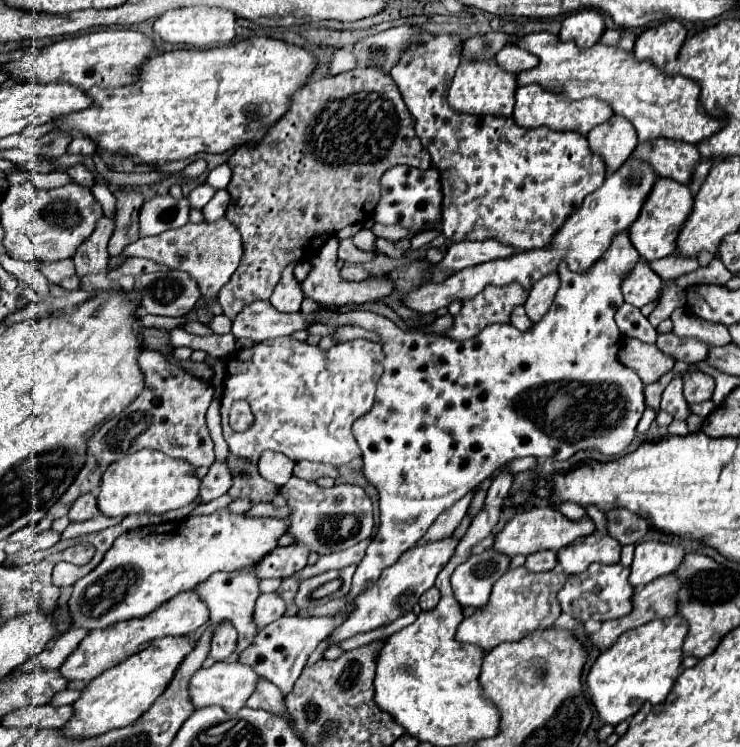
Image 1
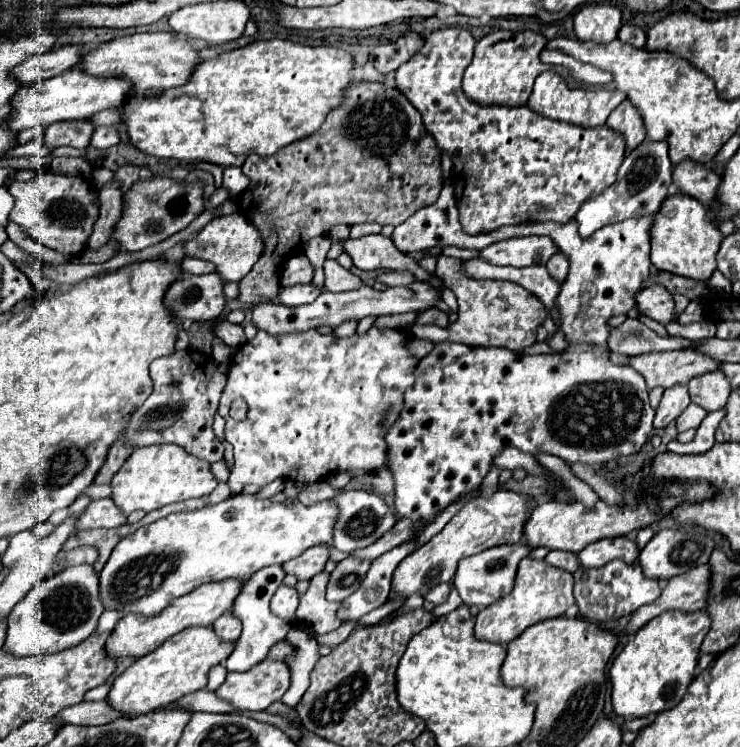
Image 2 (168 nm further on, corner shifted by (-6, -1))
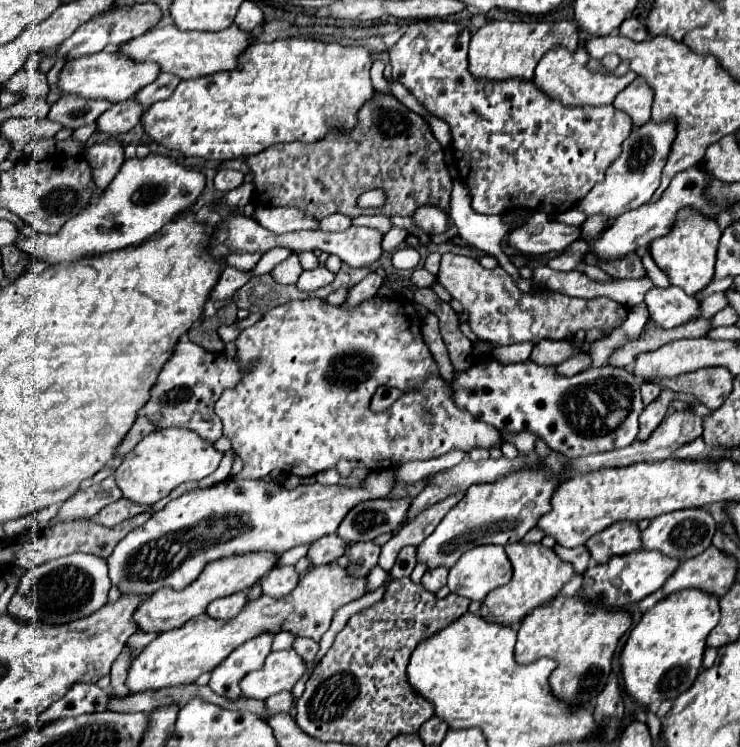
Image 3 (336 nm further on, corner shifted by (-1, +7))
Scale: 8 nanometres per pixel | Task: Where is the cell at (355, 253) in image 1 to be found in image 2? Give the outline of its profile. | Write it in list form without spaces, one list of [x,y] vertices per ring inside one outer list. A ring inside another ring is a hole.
[[[375,222],[357,224],[351,228],[351,238],[359,238],[359,236],[368,234],[379,234],[381,232],[381,229],[382,226]]]

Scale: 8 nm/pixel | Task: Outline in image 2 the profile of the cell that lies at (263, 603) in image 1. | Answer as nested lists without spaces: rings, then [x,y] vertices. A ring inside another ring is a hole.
[[[281,584],[275,592],[275,596],[271,598],[271,612],[277,614],[279,618],[283,618],[285,622],[293,620],[293,612],[297,610],[299,604],[299,594],[293,586],[285,586]]]

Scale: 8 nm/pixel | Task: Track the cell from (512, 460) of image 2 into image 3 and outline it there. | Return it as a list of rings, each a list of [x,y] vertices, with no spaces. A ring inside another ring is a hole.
[[[398,296],[398,298],[390,300],[390,302],[384,302],[380,298],[370,298],[370,300],[362,302],[362,304],[358,304],[350,312],[342,310],[340,306],[330,306],[330,304],[326,304],[324,300],[318,300],[318,298],[294,300],[294,302],[276,306],[276,308],[270,308],[268,312],[262,314],[262,318],[254,326],[244,328],[240,332],[240,336],[234,340],[234,344],[236,344],[238,362],[248,370],[244,370],[242,380],[234,386],[234,390],[224,390],[222,396],[216,402],[216,414],[222,420],[222,426],[224,426],[222,432],[232,442],[232,450],[244,462],[244,468],[238,474],[234,474],[232,480],[258,480],[262,476],[268,476],[272,470],[280,470],[280,472],[286,472],[286,474],[308,478],[308,476],[316,476],[316,474],[320,474],[320,472],[324,472],[328,468],[334,468],[340,460],[356,460],[356,462],[362,462],[368,470],[384,470],[384,468],[394,468],[394,466],[398,466],[402,462],[408,462],[408,460],[438,458],[442,454],[448,454],[450,450],[462,450],[464,454],[468,454],[474,448],[490,450],[492,446],[502,446],[504,440],[502,440],[502,434],[496,428],[492,428],[492,426],[488,426],[484,422],[476,422],[466,410],[456,408],[456,404],[450,398],[450,390],[448,390],[446,382],[438,374],[438,366],[436,366],[436,362],[432,358],[432,352],[428,350],[428,346],[422,340],[420,324],[422,324],[422,318],[414,310],[412,302]],[[382,384],[388,384],[388,386],[394,386],[394,388],[402,390],[402,396],[386,412],[374,414],[370,410],[368,402],[372,400],[376,388],[382,386]]]

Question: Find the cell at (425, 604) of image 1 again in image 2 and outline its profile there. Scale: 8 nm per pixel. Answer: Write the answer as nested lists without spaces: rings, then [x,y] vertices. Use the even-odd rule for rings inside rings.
[[[449,584],[433,586],[433,590],[429,590],[429,594],[425,594],[425,600],[427,600],[427,602],[433,602],[435,606],[439,606],[439,604],[443,604],[443,602],[447,600],[449,592],[451,592],[451,586],[449,586]]]

